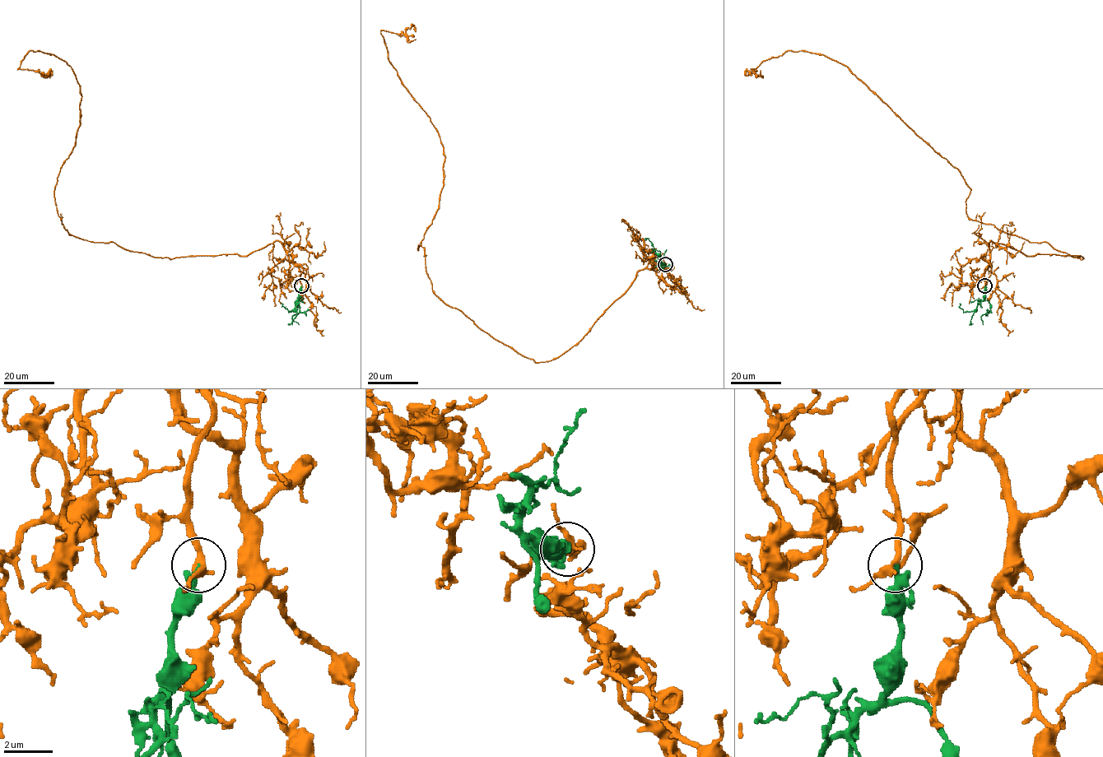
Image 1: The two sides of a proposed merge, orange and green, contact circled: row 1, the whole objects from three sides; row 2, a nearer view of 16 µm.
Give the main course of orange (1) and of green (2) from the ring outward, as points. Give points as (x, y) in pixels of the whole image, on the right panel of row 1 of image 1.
1: (984, 286), (991, 240), (1026, 256), (1083, 258), (970, 218), (960, 172), (846, 67), (787, 51), (751, 75)
2: (984, 286), (985, 297), (973, 311), (964, 312), (959, 303)

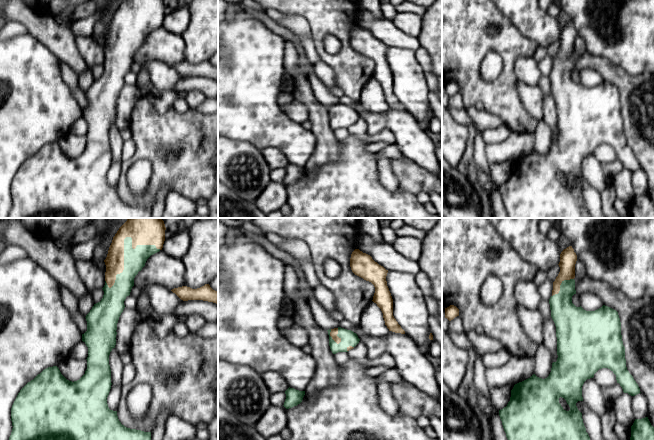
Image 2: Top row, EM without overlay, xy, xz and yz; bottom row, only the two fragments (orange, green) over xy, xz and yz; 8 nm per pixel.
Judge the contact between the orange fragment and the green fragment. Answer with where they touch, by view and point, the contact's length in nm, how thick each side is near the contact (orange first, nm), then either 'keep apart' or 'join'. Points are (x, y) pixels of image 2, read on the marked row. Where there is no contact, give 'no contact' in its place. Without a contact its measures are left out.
xy (123, 243) | 550 nm | 300/180 nm | join

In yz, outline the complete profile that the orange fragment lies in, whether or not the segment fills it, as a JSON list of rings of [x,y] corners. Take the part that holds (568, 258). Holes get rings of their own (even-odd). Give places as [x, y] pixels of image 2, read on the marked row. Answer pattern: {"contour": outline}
{"contour": [[[572,246],[560,254],[560,272],[553,282],[549,299],[551,317],[556,326],[557,361],[552,363],[549,376],[545,379],[533,374],[530,378],[514,385],[507,406],[499,410],[508,440],[590,440],[583,423],[582,413],[576,403],[583,401],[582,386],[587,379],[602,368],[610,369],[624,393],[635,396],[640,388],[626,367],[625,347],[621,335],[618,312],[603,305],[595,311],[586,311],[572,303],[575,290],[575,264],[577,255]],[[559,398],[566,400],[569,411],[563,409]]]}

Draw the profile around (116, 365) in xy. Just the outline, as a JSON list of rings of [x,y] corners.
[[[113,348],[109,355],[109,365],[111,369],[111,383],[112,385],[121,385],[122,383],[122,371],[123,363],[121,356],[117,352],[116,348]]]

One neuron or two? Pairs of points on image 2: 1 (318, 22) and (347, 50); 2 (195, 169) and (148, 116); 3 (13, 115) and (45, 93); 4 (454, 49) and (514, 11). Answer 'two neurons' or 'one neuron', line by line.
1: one neuron
2: one neuron
3: one neuron
4: two neurons

